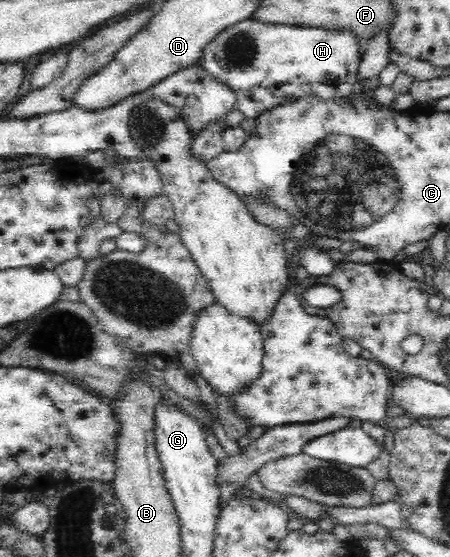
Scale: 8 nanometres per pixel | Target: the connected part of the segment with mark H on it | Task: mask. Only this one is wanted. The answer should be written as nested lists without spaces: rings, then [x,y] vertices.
[[[248,19],[235,23],[233,26],[220,30],[211,42],[208,42],[202,50],[201,58],[197,65],[200,66],[204,74],[211,79],[215,79],[219,83],[231,90],[235,95],[234,109],[242,112],[247,118],[257,118],[263,111],[269,110],[276,104],[282,103],[284,99],[296,99],[307,95],[317,95],[323,98],[348,97],[353,93],[353,86],[359,80],[359,66],[361,64],[362,54],[359,51],[361,41],[357,40],[348,30],[325,30],[309,26],[289,26],[276,25],[275,23],[261,22],[258,19]]]

